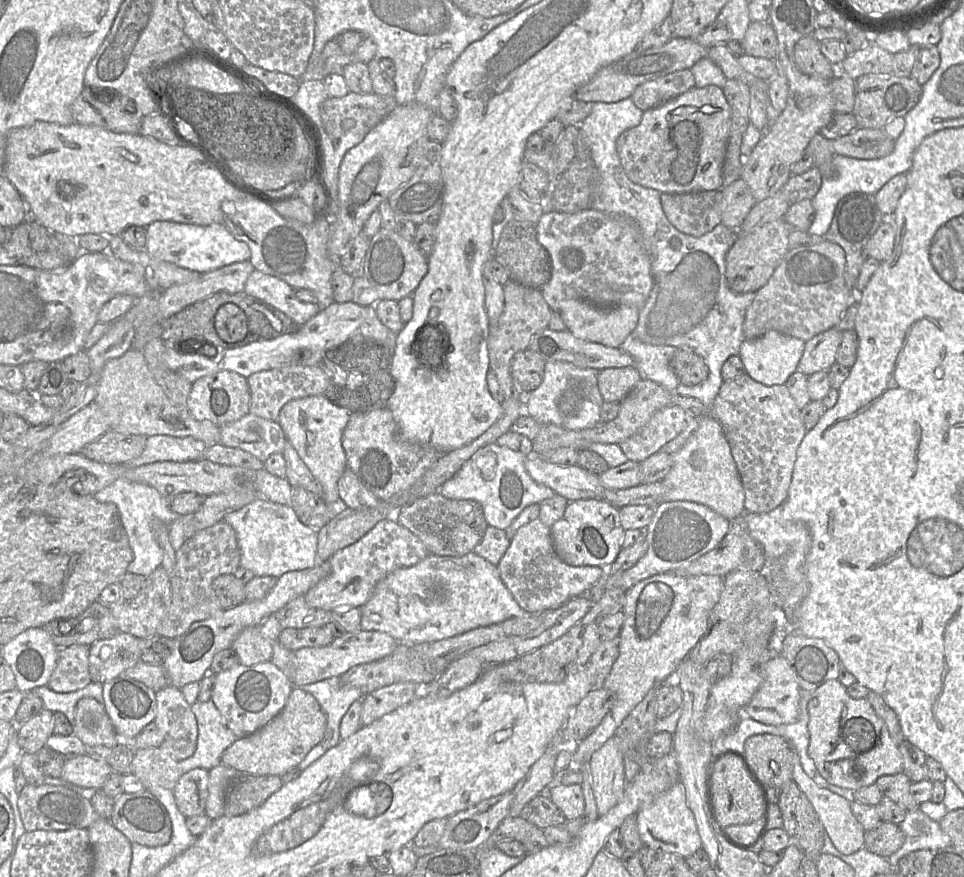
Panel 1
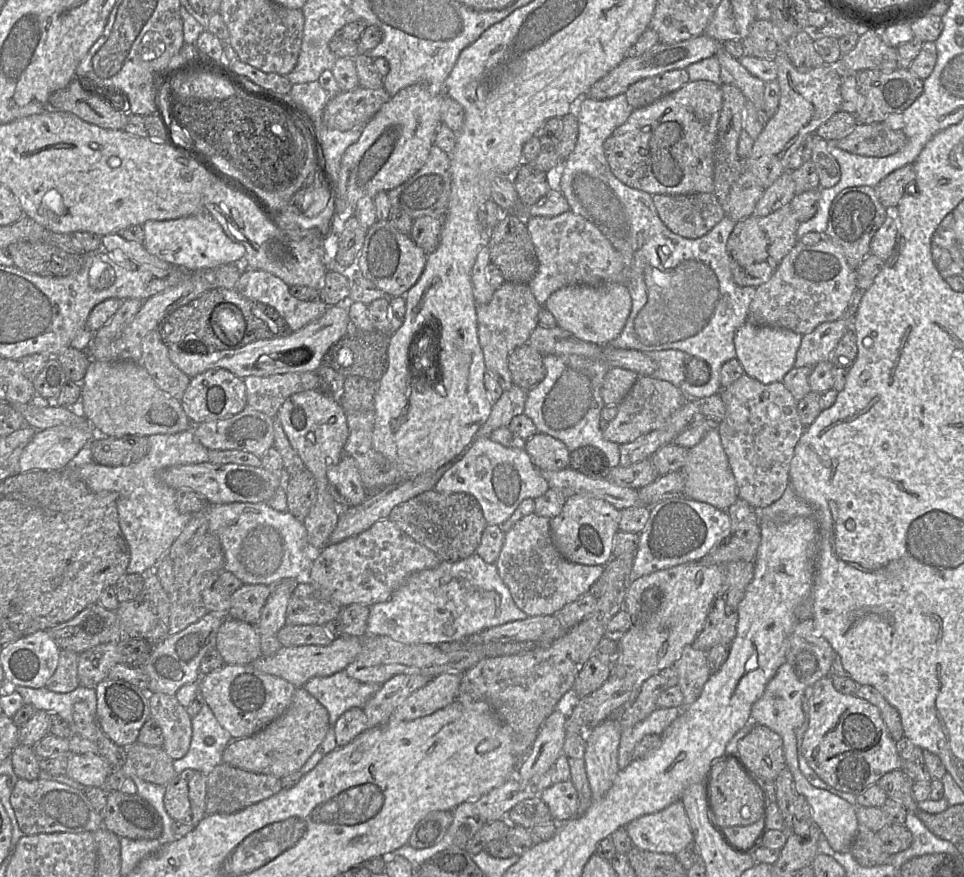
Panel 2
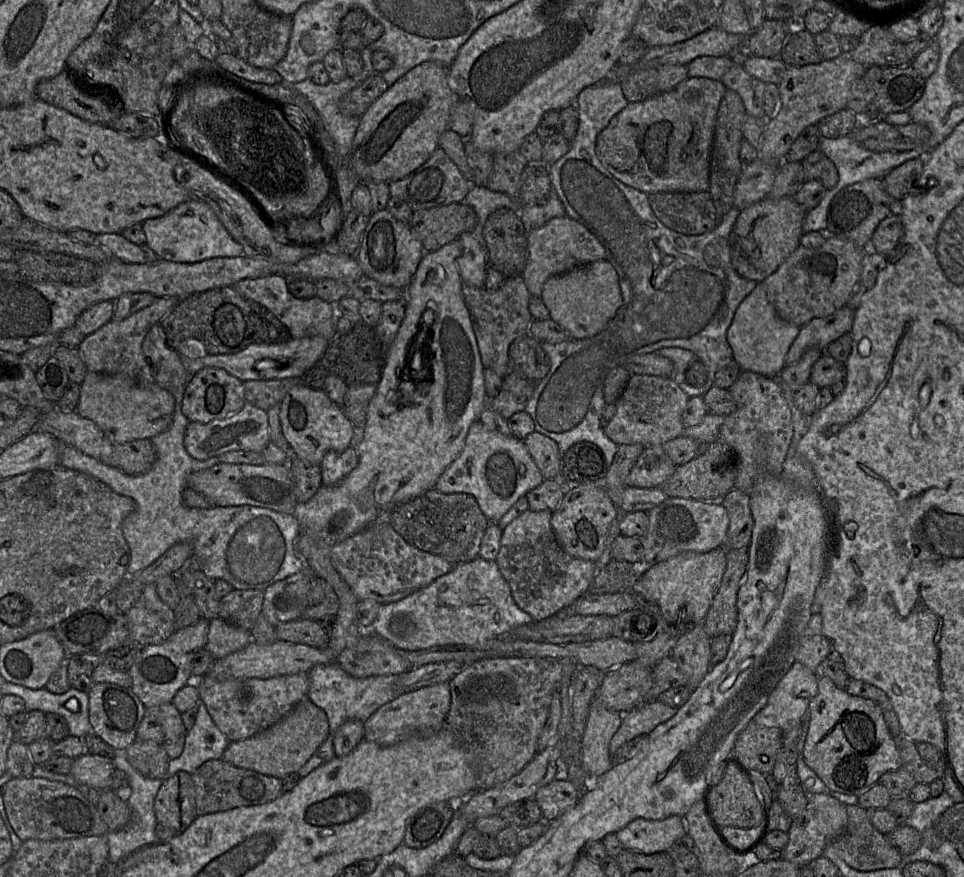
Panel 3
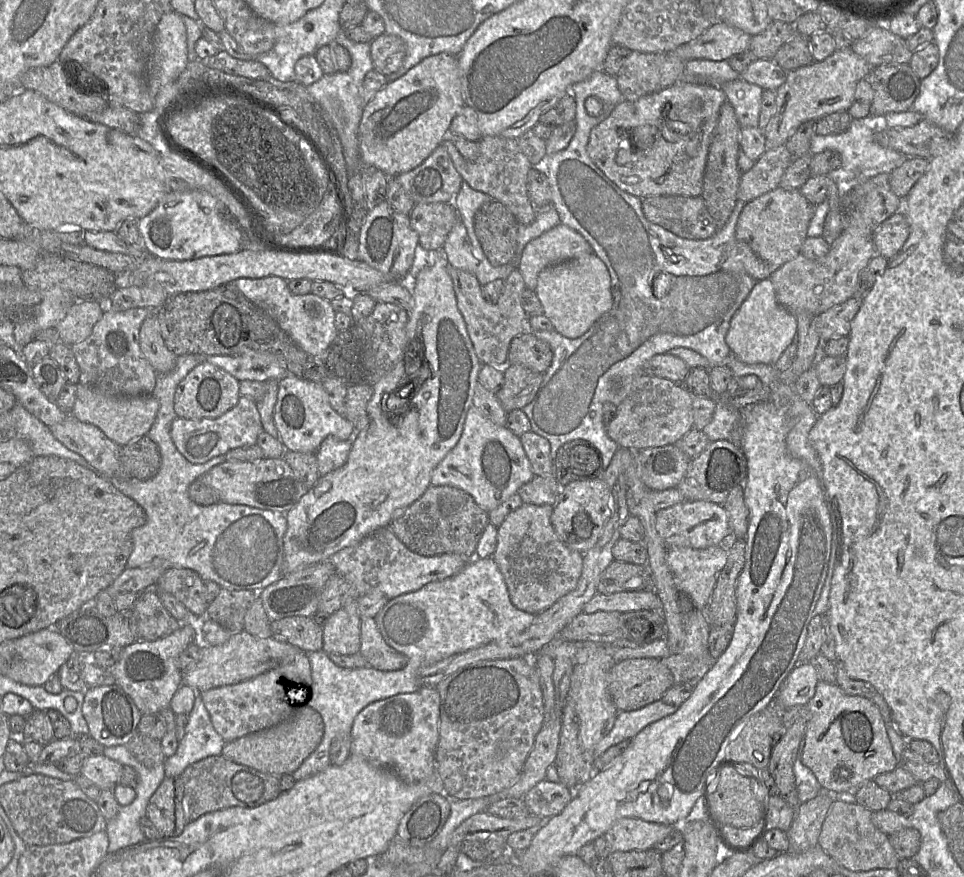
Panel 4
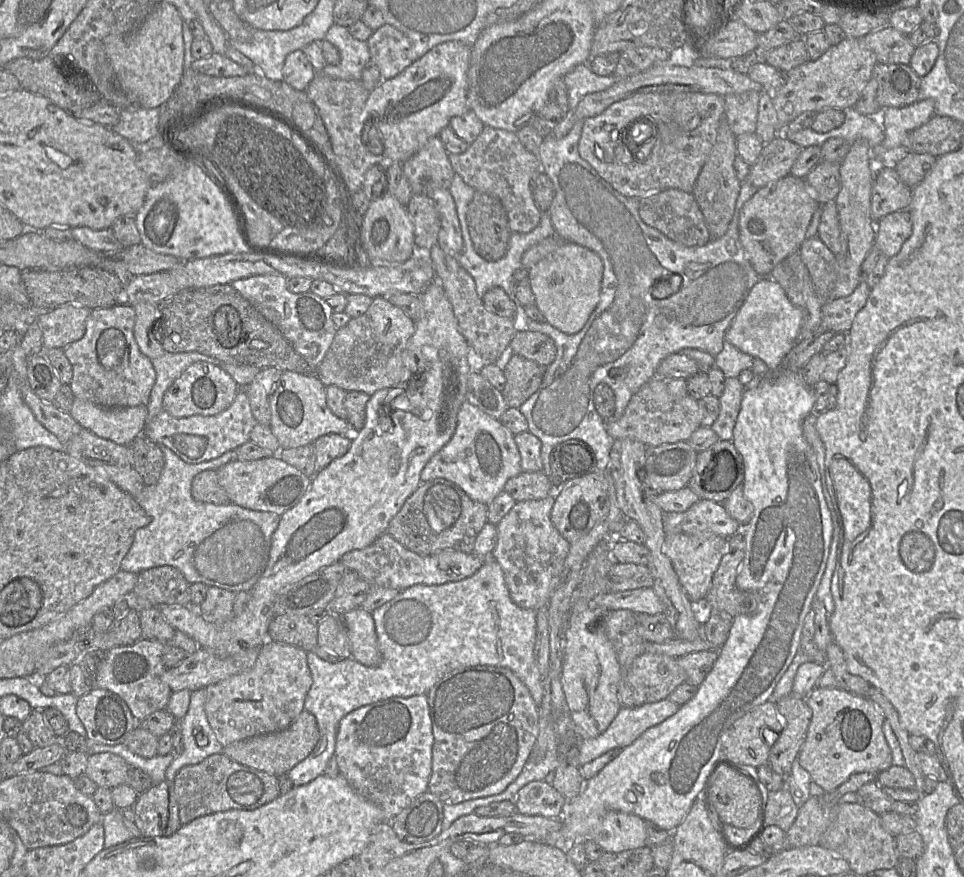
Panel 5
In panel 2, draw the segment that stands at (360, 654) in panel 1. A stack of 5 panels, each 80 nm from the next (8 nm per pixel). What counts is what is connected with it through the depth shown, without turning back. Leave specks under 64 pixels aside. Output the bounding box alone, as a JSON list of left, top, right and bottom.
[248,636,360,688]

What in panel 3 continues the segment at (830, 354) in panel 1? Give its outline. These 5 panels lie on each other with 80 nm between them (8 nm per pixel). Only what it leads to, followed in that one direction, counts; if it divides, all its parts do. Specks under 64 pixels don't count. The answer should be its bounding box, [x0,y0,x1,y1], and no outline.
[785,305,855,366]

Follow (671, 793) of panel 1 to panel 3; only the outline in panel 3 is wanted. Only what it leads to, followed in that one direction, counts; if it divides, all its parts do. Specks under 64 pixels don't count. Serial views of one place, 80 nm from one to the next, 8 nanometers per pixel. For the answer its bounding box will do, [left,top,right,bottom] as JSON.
[615,815,687,854]

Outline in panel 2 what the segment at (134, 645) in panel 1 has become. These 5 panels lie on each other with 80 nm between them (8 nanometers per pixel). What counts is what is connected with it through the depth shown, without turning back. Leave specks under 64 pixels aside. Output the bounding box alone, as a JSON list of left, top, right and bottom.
[79,642,121,689]

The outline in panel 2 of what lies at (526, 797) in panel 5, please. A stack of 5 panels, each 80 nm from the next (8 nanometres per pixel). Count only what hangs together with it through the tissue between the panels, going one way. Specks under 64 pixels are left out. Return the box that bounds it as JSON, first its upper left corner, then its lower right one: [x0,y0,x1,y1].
[540,781,578,823]

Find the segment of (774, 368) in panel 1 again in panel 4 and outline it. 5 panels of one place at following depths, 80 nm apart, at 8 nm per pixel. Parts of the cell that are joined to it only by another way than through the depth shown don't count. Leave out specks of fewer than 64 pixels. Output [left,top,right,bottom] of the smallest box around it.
[725,278,797,366]

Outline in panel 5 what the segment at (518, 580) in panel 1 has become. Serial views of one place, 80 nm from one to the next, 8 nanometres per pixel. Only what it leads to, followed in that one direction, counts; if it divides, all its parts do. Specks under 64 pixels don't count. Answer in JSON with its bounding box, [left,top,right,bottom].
[492,495,570,611]

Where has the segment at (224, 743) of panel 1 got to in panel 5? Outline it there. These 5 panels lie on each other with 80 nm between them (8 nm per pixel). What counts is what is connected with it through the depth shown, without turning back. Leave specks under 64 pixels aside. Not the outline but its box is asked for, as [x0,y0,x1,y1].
[165,689,224,782]

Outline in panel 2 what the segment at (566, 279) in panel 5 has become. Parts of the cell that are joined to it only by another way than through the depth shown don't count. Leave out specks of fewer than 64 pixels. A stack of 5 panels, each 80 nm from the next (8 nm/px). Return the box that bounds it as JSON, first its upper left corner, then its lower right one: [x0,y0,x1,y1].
[544,283,632,345]

